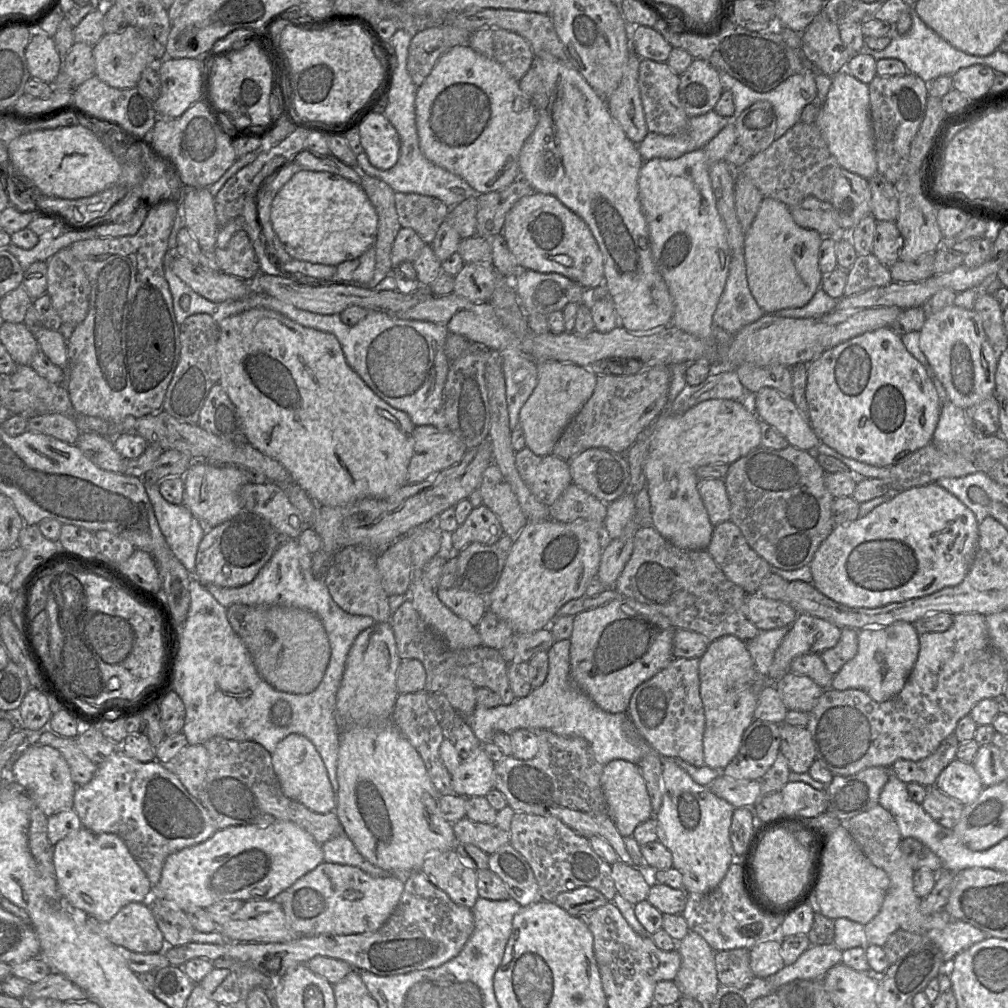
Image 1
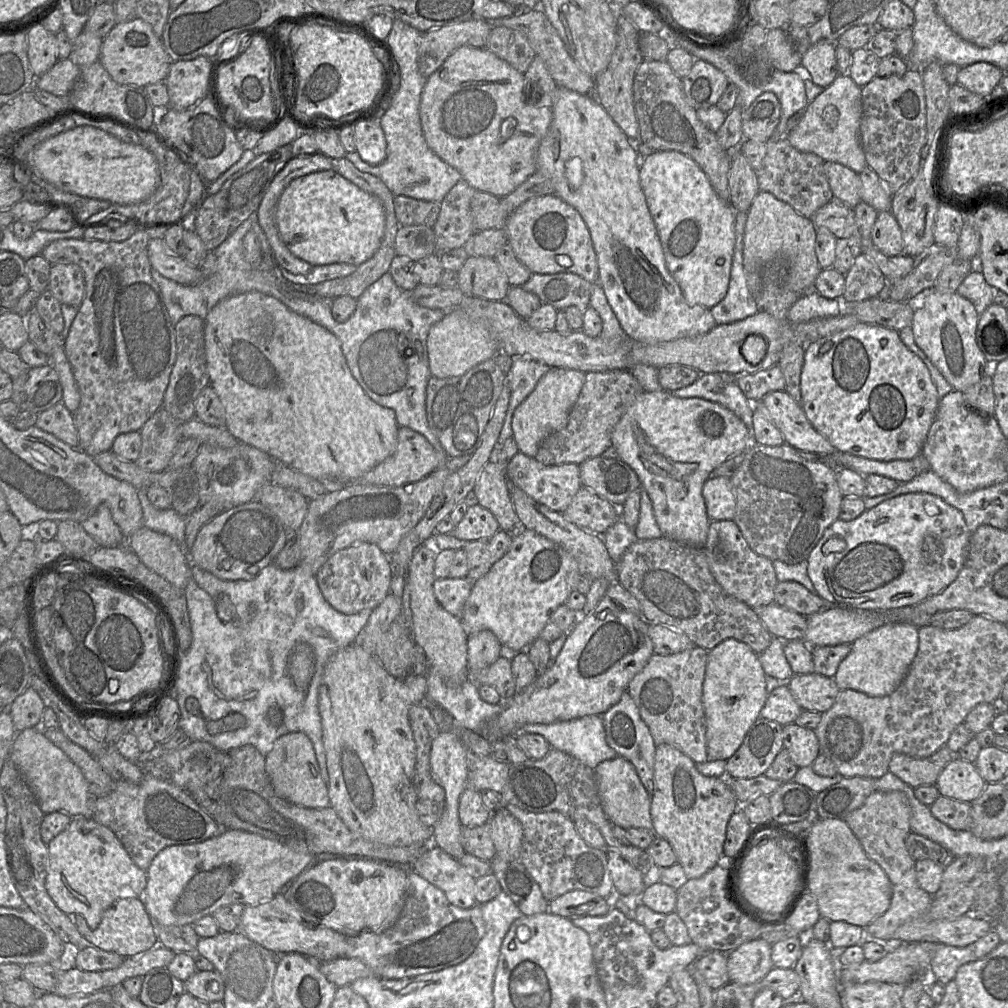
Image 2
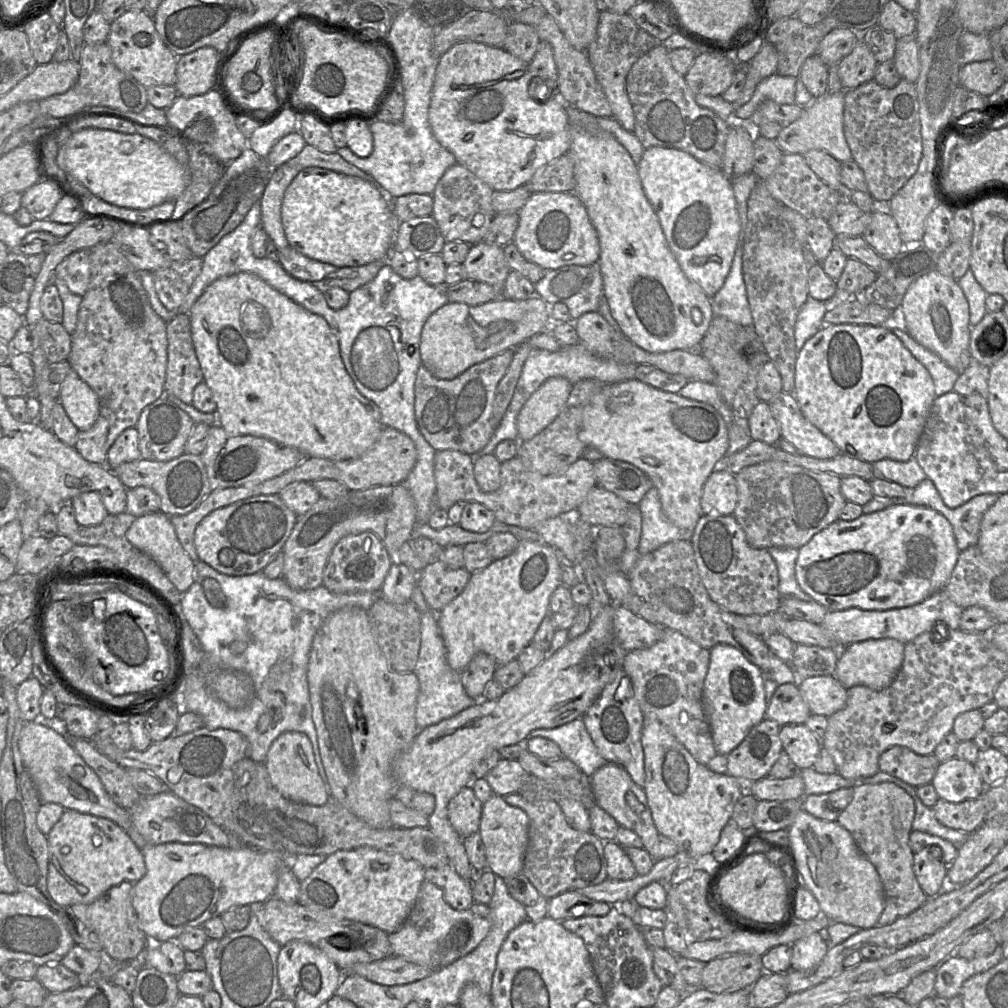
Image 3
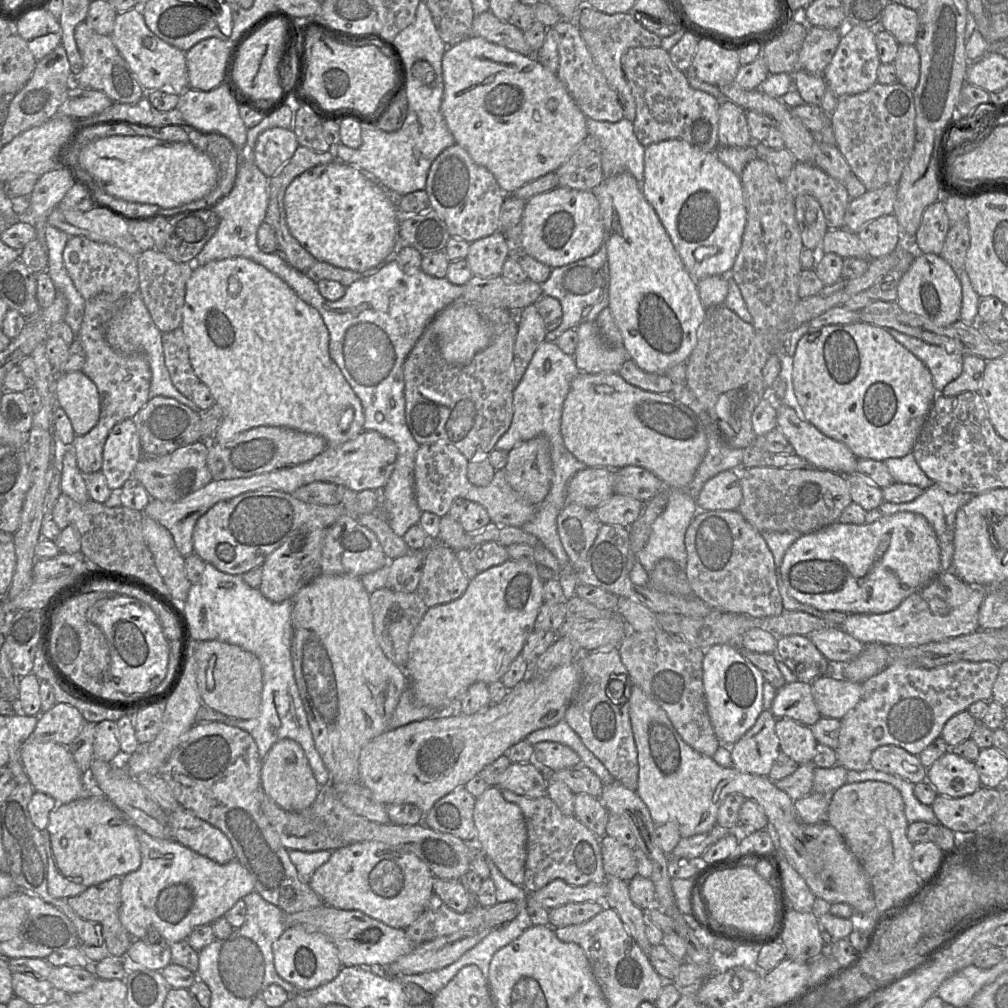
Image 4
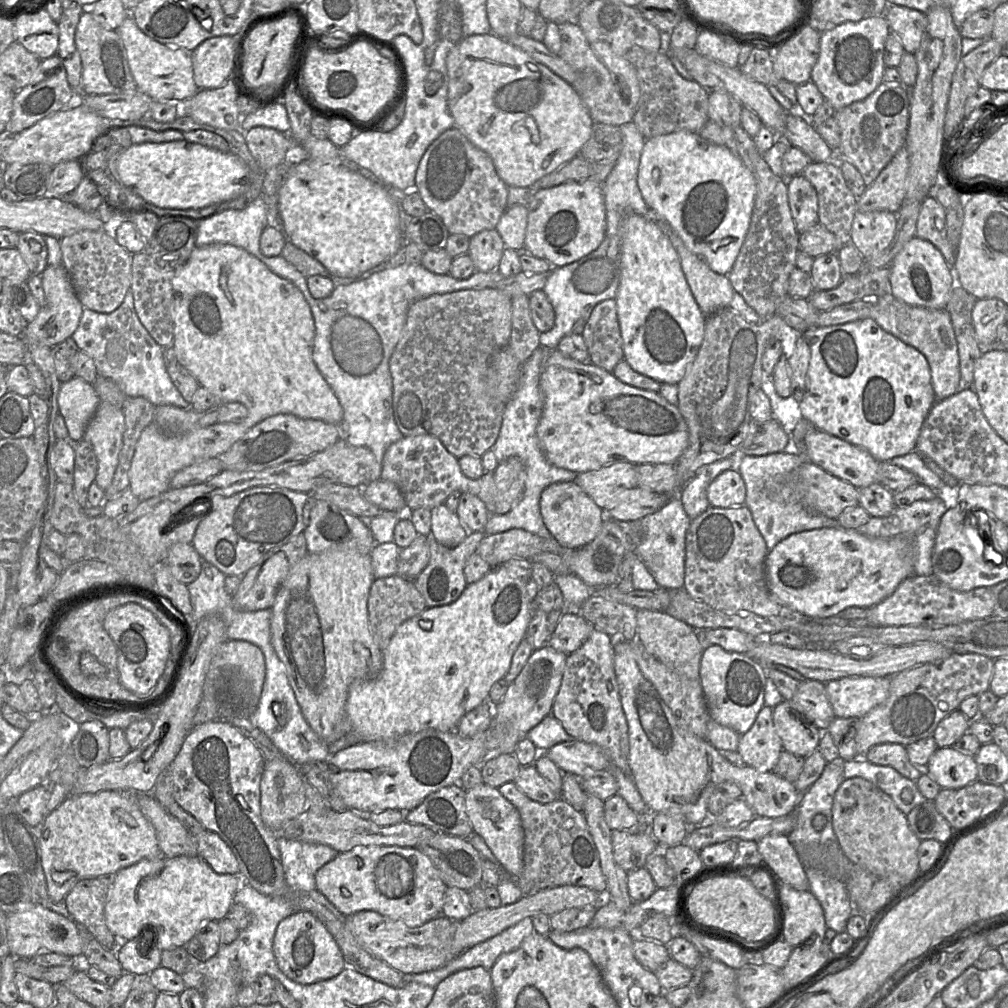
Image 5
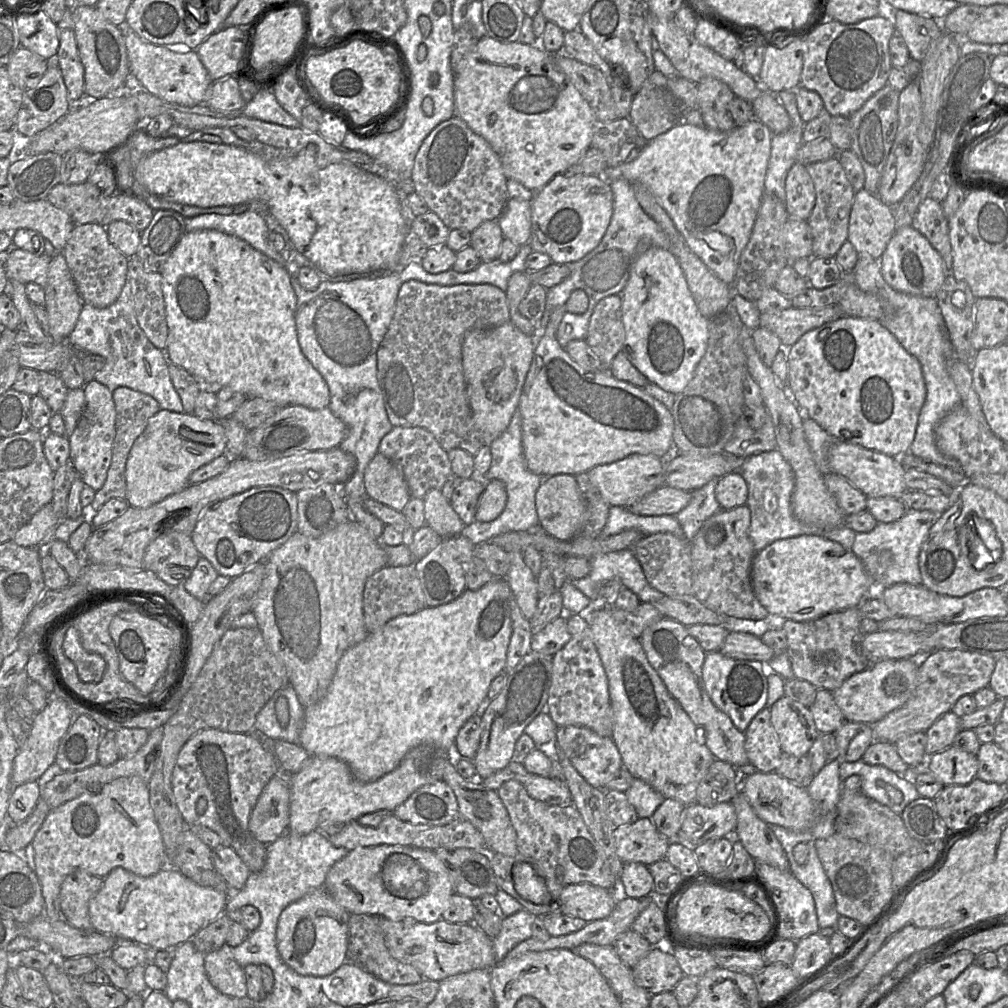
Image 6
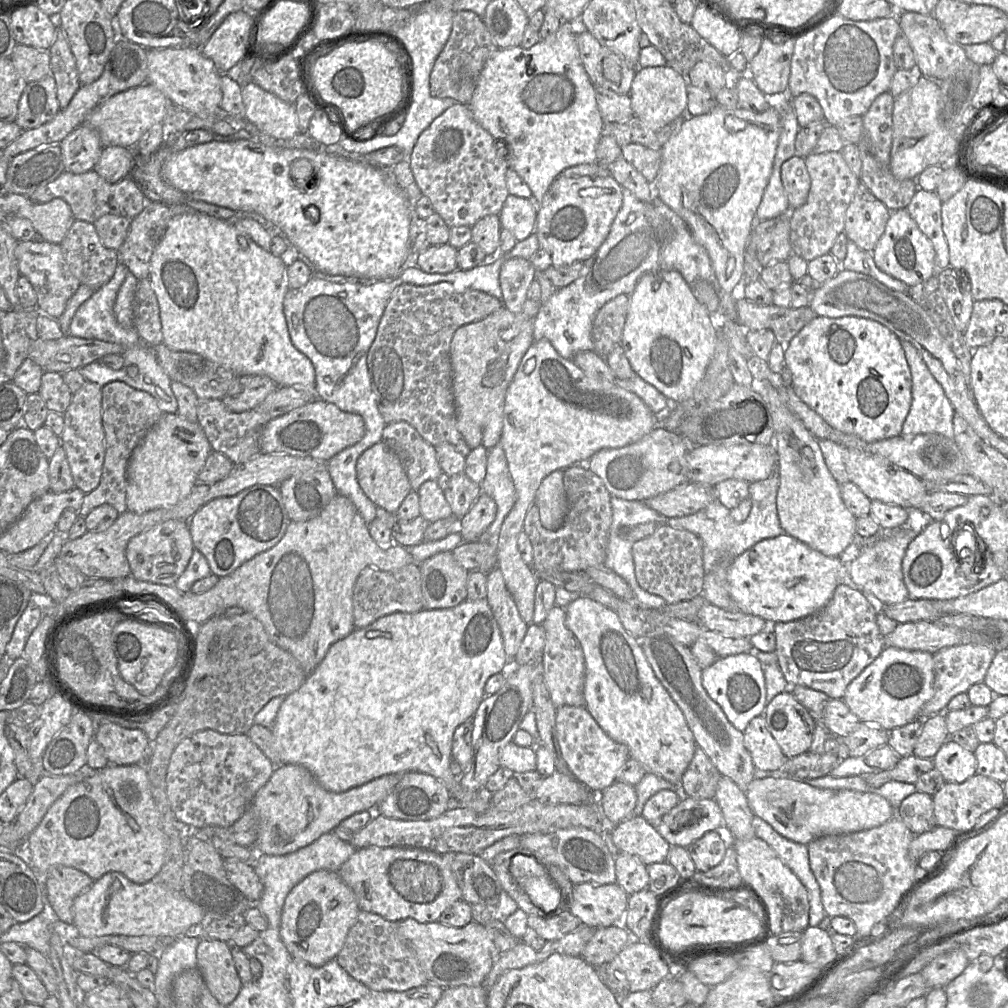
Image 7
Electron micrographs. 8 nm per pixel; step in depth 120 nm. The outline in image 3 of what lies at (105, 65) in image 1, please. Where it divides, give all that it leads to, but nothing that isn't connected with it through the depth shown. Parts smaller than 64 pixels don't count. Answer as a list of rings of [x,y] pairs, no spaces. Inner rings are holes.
[[[126,11],[110,26],[106,43],[111,49],[113,63],[126,74],[130,74],[146,88],[152,86],[175,86],[176,56],[162,41],[156,31],[153,17],[146,11]]]

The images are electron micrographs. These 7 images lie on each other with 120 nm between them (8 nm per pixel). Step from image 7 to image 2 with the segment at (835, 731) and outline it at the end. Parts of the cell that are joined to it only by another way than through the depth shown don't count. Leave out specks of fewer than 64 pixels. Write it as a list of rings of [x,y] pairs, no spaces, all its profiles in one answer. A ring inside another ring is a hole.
[[[782,685],[768,694],[760,717],[785,726],[794,723],[801,712],[802,708],[794,699],[789,687]]]

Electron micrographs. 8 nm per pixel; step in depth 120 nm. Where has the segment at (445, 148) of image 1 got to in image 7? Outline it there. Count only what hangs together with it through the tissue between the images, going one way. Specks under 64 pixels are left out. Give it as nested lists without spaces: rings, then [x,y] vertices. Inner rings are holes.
[[[562,21],[556,33],[545,40],[540,40],[532,47],[525,49],[521,46],[512,48],[497,49],[497,51],[487,60],[480,77],[472,99],[468,104],[473,118],[488,131],[494,138],[504,141],[508,149],[508,166],[517,172],[517,174],[526,182],[532,191],[529,198],[536,207],[541,205],[542,199],[552,183],[569,167],[579,164],[596,163],[596,147],[605,133],[605,122],[598,108],[595,87],[590,81],[580,58],[577,45],[578,26],[575,23]]]

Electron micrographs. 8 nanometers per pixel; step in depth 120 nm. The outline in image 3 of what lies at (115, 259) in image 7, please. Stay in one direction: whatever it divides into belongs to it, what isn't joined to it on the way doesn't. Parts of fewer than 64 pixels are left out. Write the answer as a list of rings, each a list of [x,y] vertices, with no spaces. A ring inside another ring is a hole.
[[[89,249],[75,251],[66,257],[56,267],[55,277],[62,279],[73,294],[83,297],[91,277]]]

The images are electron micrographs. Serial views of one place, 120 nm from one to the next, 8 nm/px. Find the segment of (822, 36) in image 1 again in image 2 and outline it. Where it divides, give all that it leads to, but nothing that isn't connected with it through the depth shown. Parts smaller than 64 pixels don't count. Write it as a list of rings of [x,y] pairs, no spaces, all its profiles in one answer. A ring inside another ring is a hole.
[[[820,40],[802,56],[801,65],[809,73],[811,80],[822,88],[828,87],[839,75],[836,61],[836,42]]]

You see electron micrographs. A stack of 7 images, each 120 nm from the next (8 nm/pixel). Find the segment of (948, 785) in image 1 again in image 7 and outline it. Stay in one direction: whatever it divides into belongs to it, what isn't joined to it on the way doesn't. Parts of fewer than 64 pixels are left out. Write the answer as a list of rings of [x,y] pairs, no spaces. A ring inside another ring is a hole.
[[[950,738],[934,756],[933,765],[944,780],[950,783],[962,783],[976,774],[974,753]]]

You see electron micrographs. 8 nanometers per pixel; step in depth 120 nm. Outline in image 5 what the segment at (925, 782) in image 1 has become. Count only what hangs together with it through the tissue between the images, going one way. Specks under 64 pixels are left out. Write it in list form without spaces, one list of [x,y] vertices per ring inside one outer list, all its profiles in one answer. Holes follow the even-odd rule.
[[[883,743],[869,749],[864,759],[870,763],[893,767],[902,776],[916,781],[923,770],[911,764],[905,746],[897,743]]]

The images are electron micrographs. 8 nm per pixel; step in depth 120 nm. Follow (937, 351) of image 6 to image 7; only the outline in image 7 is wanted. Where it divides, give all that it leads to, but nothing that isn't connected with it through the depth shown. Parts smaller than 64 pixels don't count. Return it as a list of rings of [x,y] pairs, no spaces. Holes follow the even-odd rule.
[[[849,239],[847,254],[845,259],[840,263],[840,268],[869,275],[886,287],[907,294],[909,288],[907,284],[881,271],[874,262],[872,252],[859,248]],[[901,341],[912,376],[912,402],[904,421],[901,436],[906,440],[919,434],[936,433],[954,439],[953,417],[955,410],[946,397],[942,386],[929,371],[918,350],[909,342]]]

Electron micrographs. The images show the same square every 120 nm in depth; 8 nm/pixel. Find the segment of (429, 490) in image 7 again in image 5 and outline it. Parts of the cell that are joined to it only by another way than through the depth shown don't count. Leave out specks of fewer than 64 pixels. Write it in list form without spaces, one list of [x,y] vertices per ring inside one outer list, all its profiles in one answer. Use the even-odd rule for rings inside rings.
[[[445,503],[431,509],[431,529],[431,538],[449,548],[462,543],[469,532]]]

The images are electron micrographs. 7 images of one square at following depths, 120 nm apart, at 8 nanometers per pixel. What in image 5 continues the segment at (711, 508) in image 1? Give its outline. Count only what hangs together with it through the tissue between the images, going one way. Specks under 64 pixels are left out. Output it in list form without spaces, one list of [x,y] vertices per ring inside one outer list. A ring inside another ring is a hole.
[[[738,469],[722,472],[708,487],[710,507],[728,508],[745,504],[746,484]]]

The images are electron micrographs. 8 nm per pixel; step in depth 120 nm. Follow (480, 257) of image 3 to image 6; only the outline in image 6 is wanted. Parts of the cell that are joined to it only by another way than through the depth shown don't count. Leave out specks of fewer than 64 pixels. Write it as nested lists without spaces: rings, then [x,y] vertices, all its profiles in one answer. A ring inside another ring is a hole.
[[[489,220],[471,232],[470,245],[475,249],[482,262],[490,262],[499,259],[504,238],[498,221]]]

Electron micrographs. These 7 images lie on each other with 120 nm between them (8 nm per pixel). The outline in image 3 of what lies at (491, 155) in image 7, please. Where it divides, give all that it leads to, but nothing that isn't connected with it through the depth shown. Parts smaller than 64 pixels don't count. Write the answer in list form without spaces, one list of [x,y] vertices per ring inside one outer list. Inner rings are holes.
[[[459,163],[446,170],[432,194],[432,216],[446,242],[461,241],[475,245],[484,240],[496,216],[492,205],[493,192],[488,185]]]

